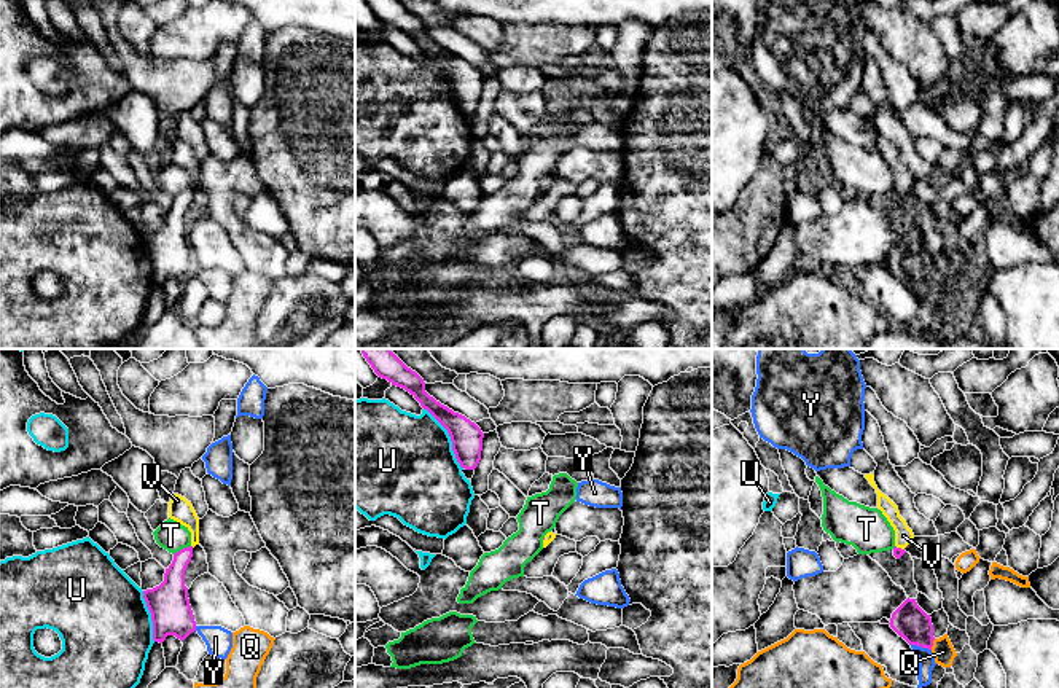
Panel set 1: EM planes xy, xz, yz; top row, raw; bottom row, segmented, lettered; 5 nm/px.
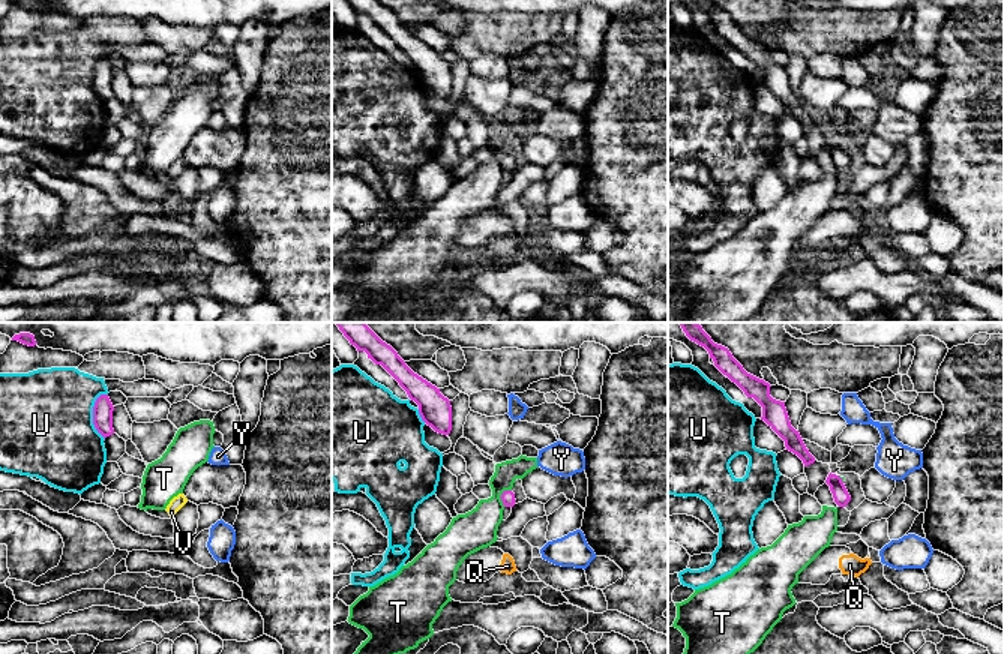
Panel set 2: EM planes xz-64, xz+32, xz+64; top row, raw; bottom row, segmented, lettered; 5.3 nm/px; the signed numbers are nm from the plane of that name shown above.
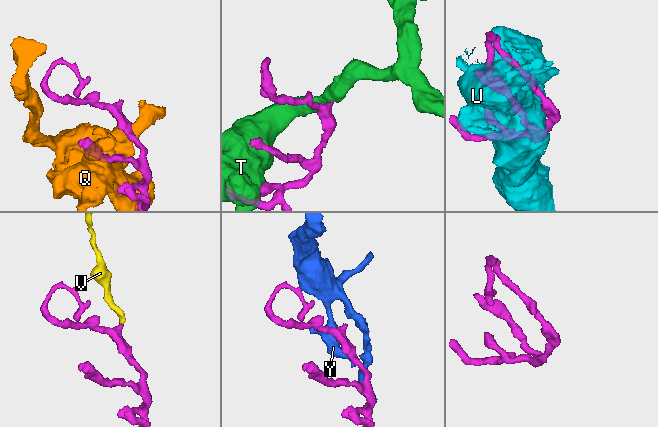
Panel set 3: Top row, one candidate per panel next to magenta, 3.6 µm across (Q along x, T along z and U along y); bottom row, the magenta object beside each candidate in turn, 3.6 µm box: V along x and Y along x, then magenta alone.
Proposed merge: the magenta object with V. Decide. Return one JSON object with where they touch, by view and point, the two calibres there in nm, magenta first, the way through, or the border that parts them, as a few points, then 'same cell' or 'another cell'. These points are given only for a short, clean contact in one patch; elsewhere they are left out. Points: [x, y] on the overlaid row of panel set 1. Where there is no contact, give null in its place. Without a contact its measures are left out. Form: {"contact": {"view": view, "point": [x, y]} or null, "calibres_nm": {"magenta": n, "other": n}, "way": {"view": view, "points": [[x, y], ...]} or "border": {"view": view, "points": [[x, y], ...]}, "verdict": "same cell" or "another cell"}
{"contact": {"view": "yz", "point": [900, 548]}, "calibres_nm": {"magenta": 50, "other": 90}, "way": {"view": "yz", "points": [[897, 551], [900, 548], [903, 535]]}, "verdict": "same cell"}

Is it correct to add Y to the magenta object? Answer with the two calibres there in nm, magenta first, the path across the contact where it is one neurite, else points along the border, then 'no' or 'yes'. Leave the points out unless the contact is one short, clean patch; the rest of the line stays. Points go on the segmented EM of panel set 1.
180 nm thick on the magenta side, 80 nm on the other; border along yz (911, 644), (930, 650); no

